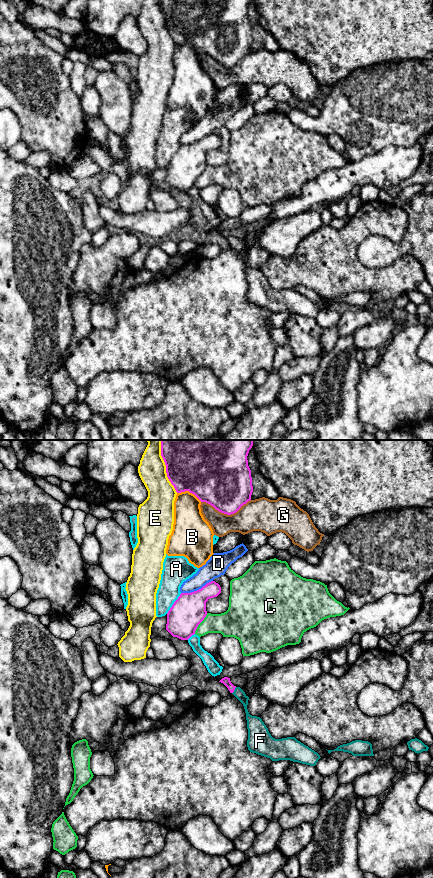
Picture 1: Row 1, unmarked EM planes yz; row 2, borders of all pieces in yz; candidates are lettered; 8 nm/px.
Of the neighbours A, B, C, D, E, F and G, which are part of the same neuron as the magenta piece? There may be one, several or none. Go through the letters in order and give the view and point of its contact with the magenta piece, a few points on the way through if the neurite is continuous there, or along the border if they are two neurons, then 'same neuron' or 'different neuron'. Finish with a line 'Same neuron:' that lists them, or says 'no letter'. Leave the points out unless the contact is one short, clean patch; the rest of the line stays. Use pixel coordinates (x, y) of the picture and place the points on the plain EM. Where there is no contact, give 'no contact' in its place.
A: yz (174, 155) | different neuron
B: yz (189, 43) | different neuron
C: yz (200, 174) | different neuron
D: yz (197, 142) | different neuron
E: yz (166, 22) | different neuron
F: yz (234, 241) | across yz (226, 233), (234, 241), (238, 244) | same neuron
G: yz (225, 65) | different neuron
Same neuron: F

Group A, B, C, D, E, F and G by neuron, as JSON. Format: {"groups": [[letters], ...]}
{"groups": [["A"], ["B"], ["C"], ["D"], ["E"], ["F"], ["G"]]}

